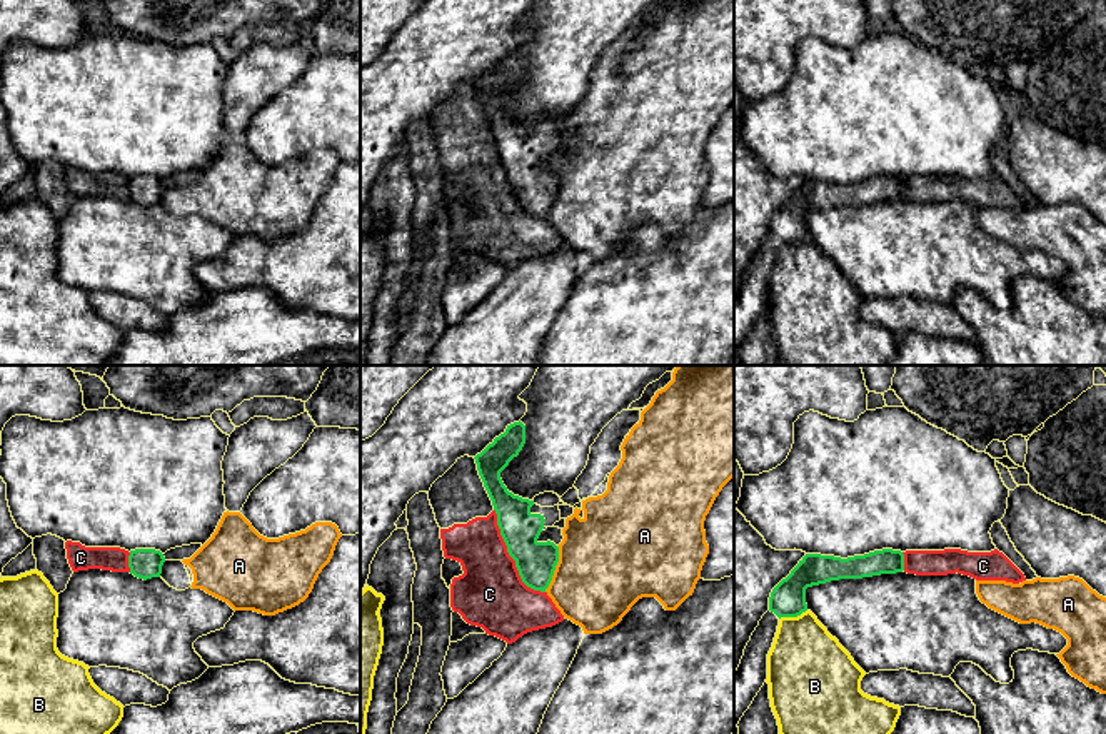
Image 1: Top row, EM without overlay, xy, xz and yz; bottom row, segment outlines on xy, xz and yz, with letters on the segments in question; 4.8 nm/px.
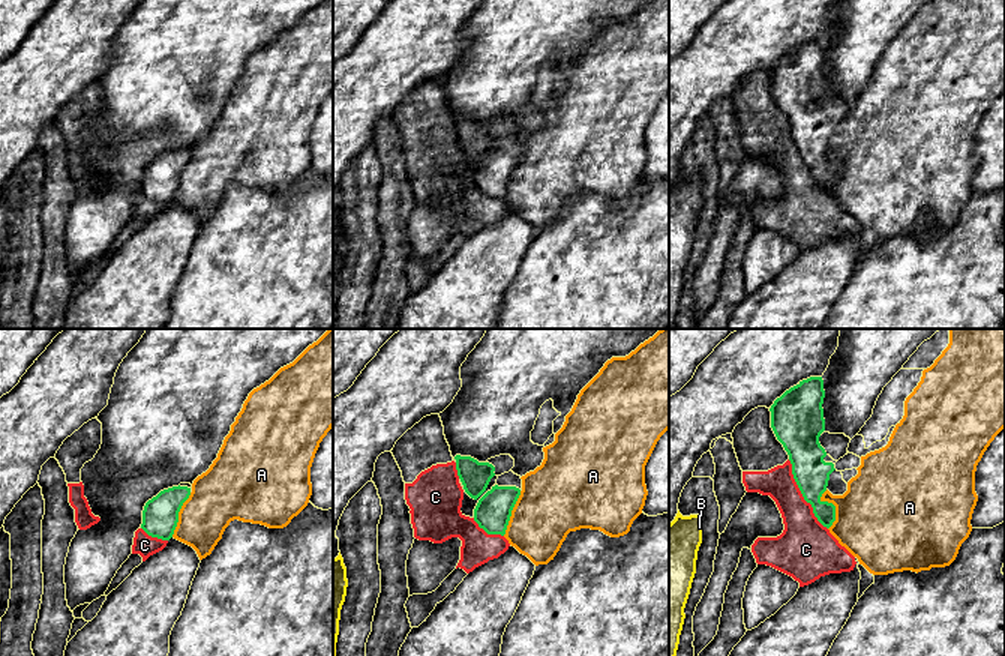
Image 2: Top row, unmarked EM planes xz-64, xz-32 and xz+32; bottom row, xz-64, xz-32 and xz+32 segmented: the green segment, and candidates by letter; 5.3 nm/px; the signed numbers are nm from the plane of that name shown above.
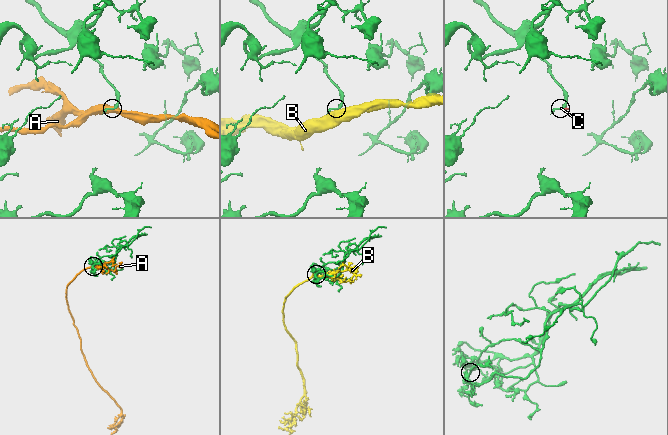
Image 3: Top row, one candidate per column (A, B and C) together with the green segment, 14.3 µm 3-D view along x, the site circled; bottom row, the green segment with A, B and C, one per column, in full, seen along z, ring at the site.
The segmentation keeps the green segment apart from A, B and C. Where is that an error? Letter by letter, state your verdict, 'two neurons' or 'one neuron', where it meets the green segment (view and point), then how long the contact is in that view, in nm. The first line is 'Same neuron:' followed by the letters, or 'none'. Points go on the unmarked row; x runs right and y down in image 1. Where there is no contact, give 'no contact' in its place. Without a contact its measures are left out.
Same neuron: none
A: two neurons; meets green in xz at (554, 196); contact 240 nm long
B: two neurons; meets green in yz at (793, 242); contact 140 nm long
C: two neurons; meets green in xz at (509, 180); contact 480 nm long

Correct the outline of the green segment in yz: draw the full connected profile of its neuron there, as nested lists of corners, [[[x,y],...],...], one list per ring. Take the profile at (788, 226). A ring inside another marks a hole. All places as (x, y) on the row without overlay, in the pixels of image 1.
[[[882,175],[847,185],[806,180],[791,200],[771,219],[769,237],[759,247],[734,299],[734,350],[767,305],[767,280],[772,274],[779,245],[797,244],[807,237],[806,215],[839,205],[862,205],[904,197],[901,177]]]

